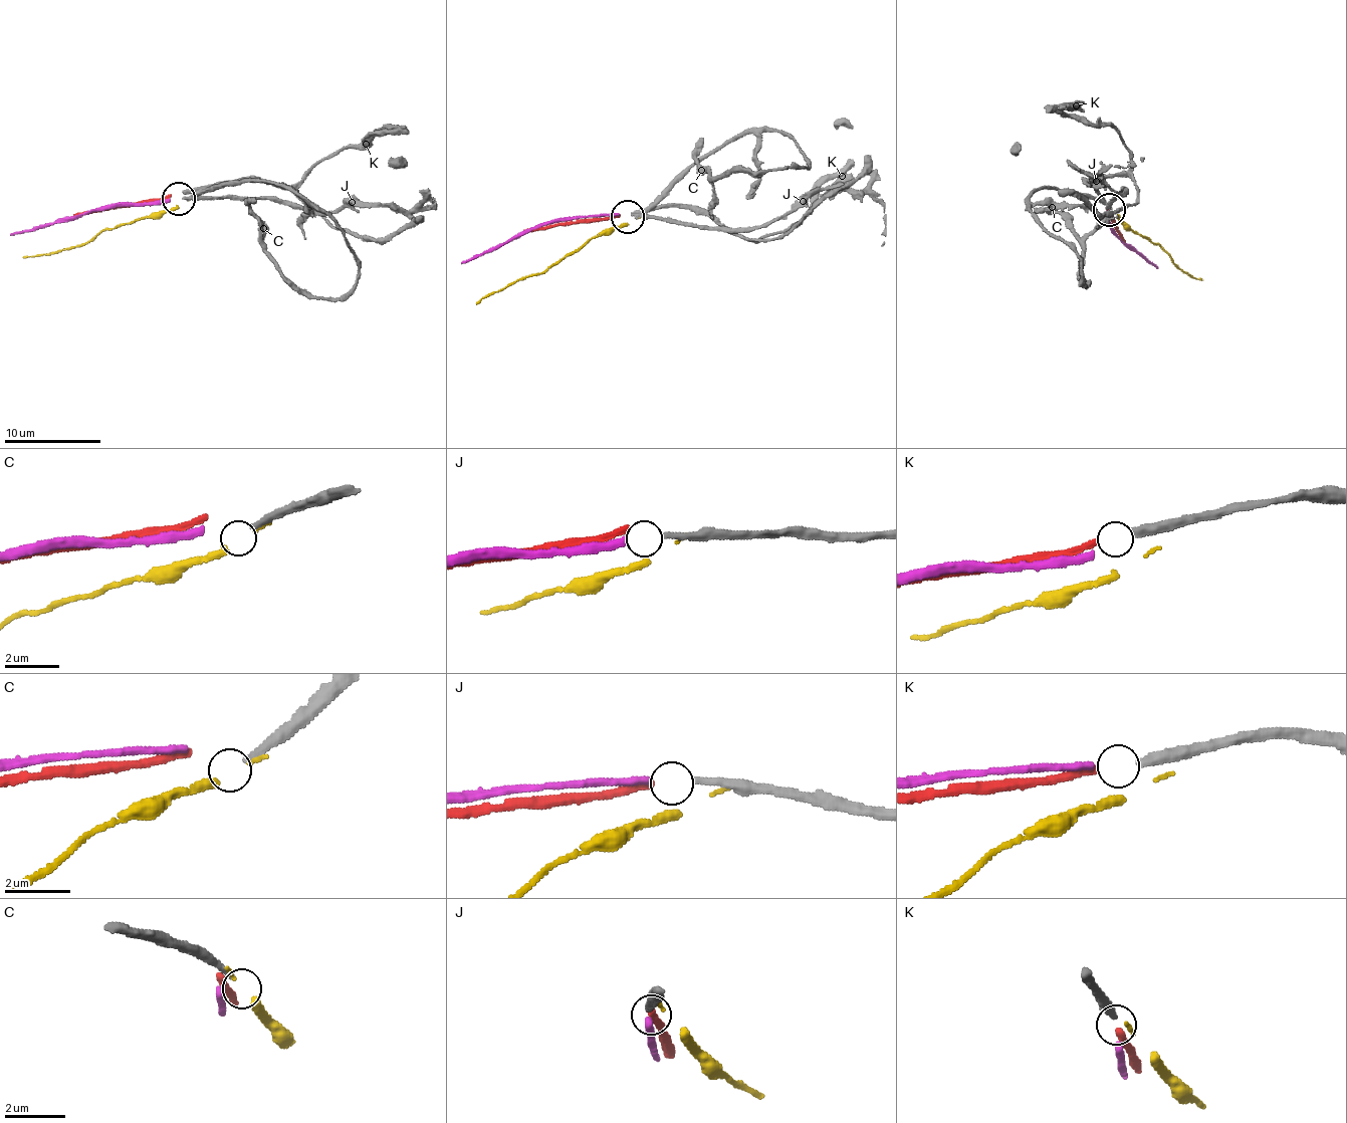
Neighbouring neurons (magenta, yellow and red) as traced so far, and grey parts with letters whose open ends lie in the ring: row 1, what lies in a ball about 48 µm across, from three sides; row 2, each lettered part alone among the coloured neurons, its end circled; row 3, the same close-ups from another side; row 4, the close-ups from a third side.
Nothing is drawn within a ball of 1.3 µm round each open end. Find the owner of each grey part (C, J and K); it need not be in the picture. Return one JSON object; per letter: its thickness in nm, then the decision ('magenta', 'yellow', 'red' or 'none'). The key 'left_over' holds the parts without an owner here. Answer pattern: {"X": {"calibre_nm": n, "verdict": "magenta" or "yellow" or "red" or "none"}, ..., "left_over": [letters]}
{"C": {"calibre_nm": 200, "verdict": "none"}, "J": {"calibre_nm": 220, "verdict": "magenta"}, "K": {"calibre_nm": 320, "verdict": "red"}, "left_over": ["C"]}

